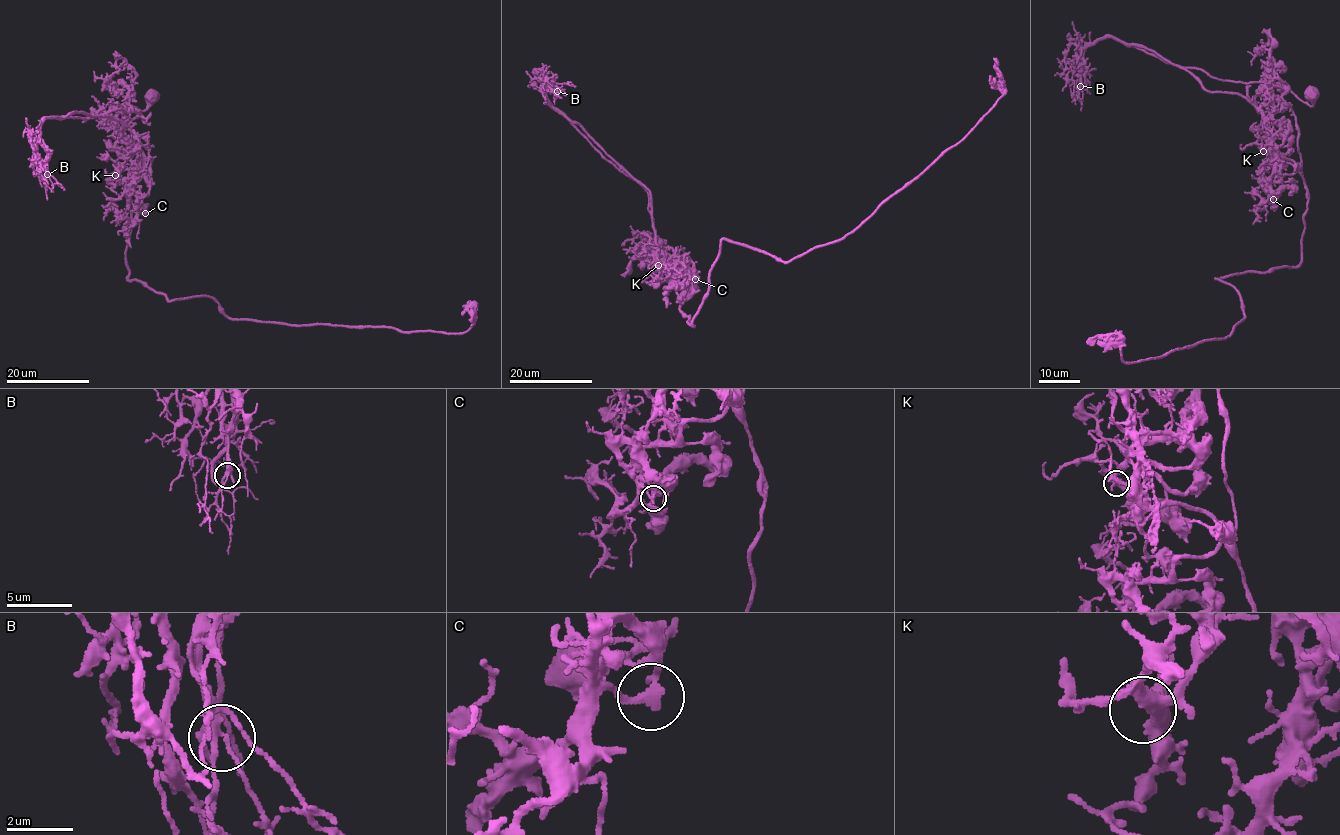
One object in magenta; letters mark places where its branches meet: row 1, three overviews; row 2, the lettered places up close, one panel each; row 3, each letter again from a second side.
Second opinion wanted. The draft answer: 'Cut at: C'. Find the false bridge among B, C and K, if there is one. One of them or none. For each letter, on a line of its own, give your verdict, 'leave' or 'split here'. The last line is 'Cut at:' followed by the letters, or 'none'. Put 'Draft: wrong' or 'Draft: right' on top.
Draft: right
B: leave
C: split here
K: leave
Cut at: C

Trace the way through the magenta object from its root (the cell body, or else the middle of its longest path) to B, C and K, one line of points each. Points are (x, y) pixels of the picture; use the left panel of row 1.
B: (152, 94), (144, 110), (128, 111), (123, 104), (123, 113), (44, 120), (39, 141), (47, 174)
C: (152, 94), (144, 110), (128, 111), (121, 105), (127, 119), (122, 135), (149, 186), (141, 201), (145, 213)
K: (152, 94), (144, 110), (128, 111), (121, 105), (127, 119), (122, 135), (133, 151), (115, 175)

